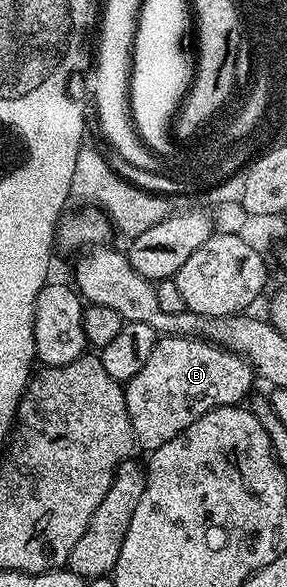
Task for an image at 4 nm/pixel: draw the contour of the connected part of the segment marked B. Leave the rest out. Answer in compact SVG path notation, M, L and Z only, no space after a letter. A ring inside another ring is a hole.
M159 336L156 347L152 347L152 356L144 363L144 367L132 379L125 382L126 406L128 407L128 419L132 419L132 431L134 440L146 451L153 451L164 447L176 435L180 435L200 415L204 415L209 409L219 409L225 405L242 405L251 396L256 374L250 368L249 363L243 357L237 357L228 349L220 345L202 340L201 337L172 337Z

